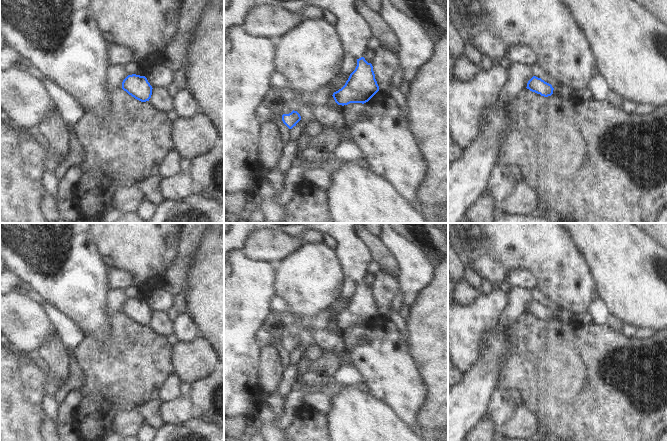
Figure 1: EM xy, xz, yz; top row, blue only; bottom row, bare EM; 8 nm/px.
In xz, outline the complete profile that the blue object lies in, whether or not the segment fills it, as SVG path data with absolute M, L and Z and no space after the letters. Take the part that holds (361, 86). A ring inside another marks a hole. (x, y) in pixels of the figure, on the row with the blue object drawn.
M232 0L231 6L224 10L224 34L233 25L243 25L249 12L262 5L271 5L291 12L302 13L307 6L322 7L336 15L336 30L346 53L357 57L357 66L345 85L333 93L338 105L366 103L378 91L373 66L364 56L367 43L373 37L371 27L357 15L355 0Z

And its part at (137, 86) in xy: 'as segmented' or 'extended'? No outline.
as segmented

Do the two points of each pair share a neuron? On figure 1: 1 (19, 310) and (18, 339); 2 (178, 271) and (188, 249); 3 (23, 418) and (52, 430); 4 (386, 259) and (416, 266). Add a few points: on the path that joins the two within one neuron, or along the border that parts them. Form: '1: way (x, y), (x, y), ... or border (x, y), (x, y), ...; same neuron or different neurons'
1: way (19, 317), (20, 332); same neuron
2: way (180, 266), (185, 254); same neuron
3: border (47, 417), (41, 430); different neurons
4: border (384, 243), (398, 264), (397, 275); different neurons

